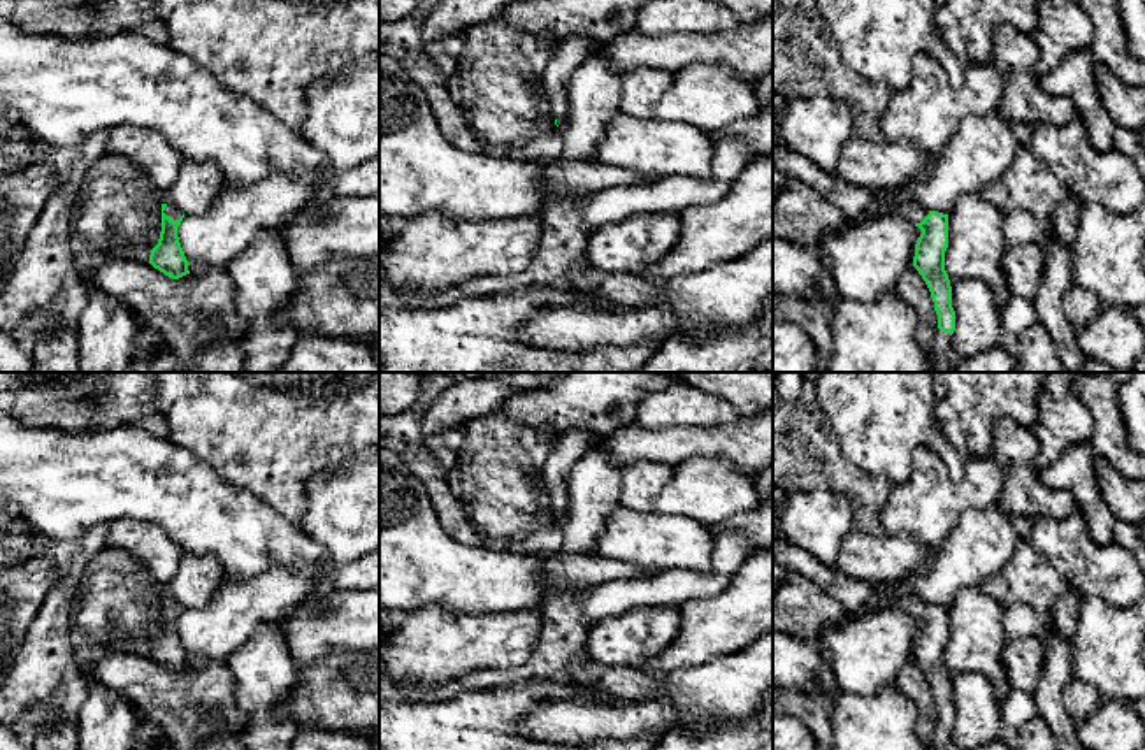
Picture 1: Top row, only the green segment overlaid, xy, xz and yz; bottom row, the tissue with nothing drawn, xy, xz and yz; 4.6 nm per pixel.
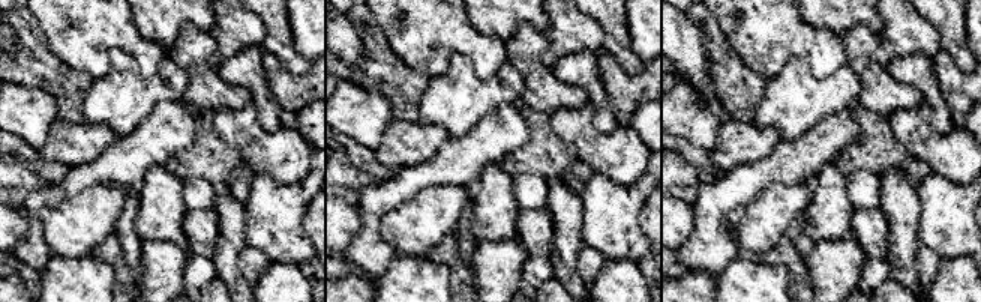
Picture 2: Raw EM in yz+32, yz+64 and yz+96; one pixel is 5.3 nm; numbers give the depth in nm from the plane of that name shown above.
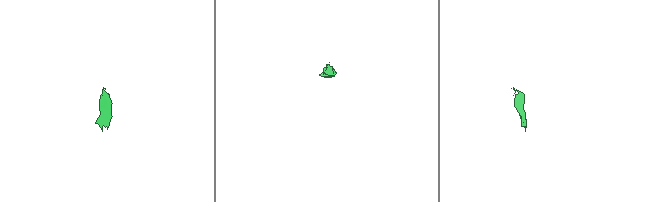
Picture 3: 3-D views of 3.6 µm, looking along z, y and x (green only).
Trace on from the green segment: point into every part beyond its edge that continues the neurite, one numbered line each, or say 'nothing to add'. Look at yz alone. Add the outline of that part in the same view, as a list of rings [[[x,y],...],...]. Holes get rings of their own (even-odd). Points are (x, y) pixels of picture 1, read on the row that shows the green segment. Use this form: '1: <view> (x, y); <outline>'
1: yz (912, 213); [[[903,204],[896,207],[896,214],[903,216],[910,223],[920,223],[929,214],[929,209],[913,204]]]
2: yz (942, 352); [[[943,330],[936,332],[933,360],[938,372],[954,372],[952,334]]]

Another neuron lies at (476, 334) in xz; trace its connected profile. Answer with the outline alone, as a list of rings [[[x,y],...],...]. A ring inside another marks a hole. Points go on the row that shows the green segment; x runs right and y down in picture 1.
[[[537,285],[481,299],[465,299],[439,309],[386,307],[379,311],[379,372],[483,372],[490,367],[518,372],[637,372],[657,350],[653,344],[637,343],[625,348],[571,351],[532,346],[518,337],[525,321],[541,307],[569,302],[602,306],[608,300],[594,292],[580,292],[565,285]]]

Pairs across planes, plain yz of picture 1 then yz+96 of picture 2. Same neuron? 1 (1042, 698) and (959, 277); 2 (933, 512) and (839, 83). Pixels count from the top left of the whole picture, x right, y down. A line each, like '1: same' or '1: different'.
1: different
2: same

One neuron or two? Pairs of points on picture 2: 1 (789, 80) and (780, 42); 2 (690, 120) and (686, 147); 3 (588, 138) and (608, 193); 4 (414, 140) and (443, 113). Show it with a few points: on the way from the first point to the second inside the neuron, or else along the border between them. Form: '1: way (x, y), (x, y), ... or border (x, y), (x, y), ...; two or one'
1: border (818, 77), (803, 59), (791, 56), (767, 81); two
2: border (677, 135), (707, 152); two
3: border (594, 172), (603, 173), (620, 184), (635, 182); two
4: border (419, 120), (428, 125), (440, 125), (450, 137); two

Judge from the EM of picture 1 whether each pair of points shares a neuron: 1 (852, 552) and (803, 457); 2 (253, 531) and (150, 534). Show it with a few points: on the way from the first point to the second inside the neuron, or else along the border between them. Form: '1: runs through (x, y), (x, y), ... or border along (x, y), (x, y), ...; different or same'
1: border along (854, 527), (877, 536), (885, 534); different
2: border along (127, 519), (157, 524), (187, 552); different

